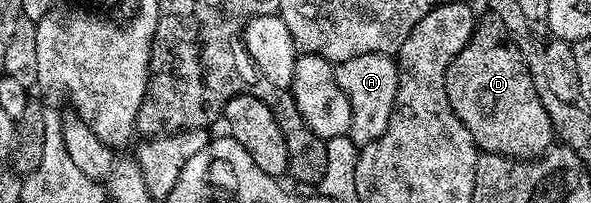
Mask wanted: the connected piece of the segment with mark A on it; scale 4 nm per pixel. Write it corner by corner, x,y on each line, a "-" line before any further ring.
367,54
366,56
354,56
350,60
339,63
336,66
336,79
346,92
346,100
350,100
350,128
347,137
352,139
357,148
370,144
386,132
386,124
390,124
390,112
394,108
394,96
398,96
398,68
397,59
386,54

